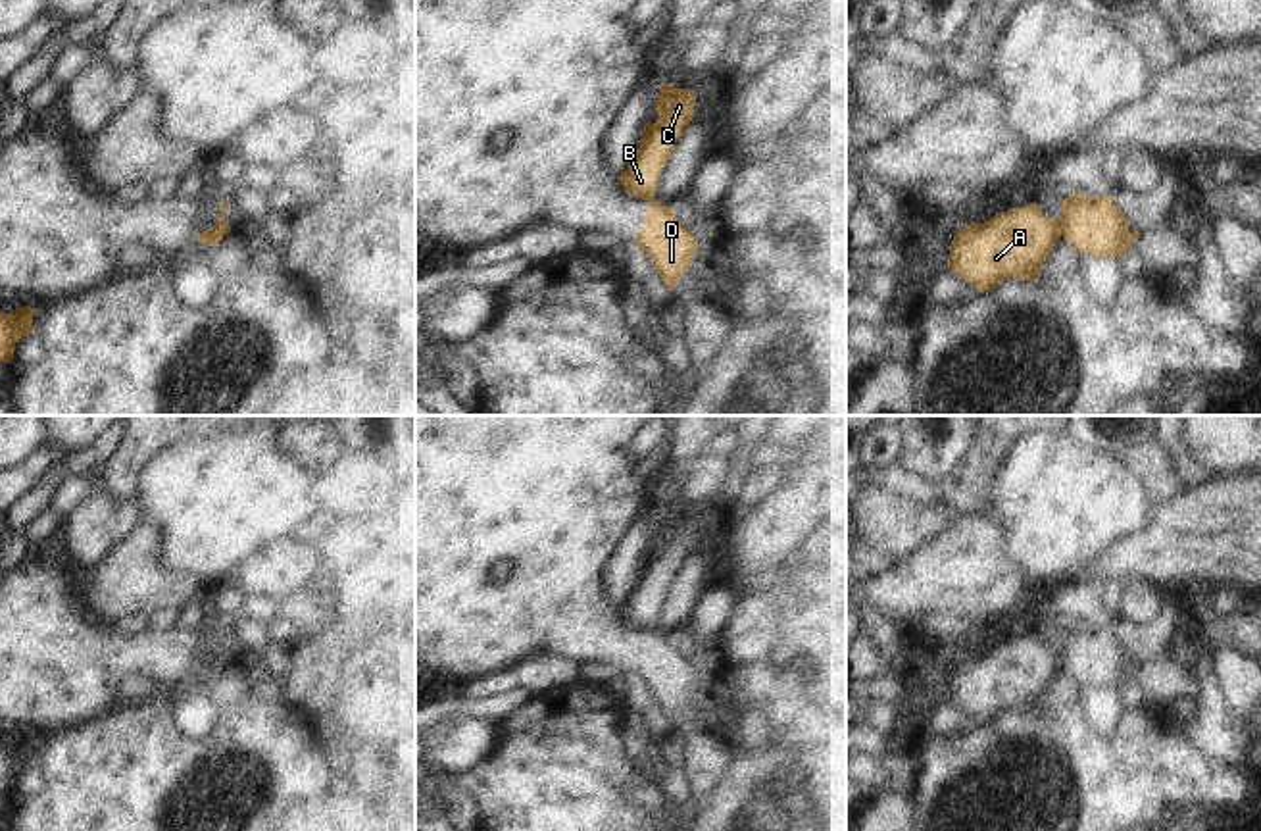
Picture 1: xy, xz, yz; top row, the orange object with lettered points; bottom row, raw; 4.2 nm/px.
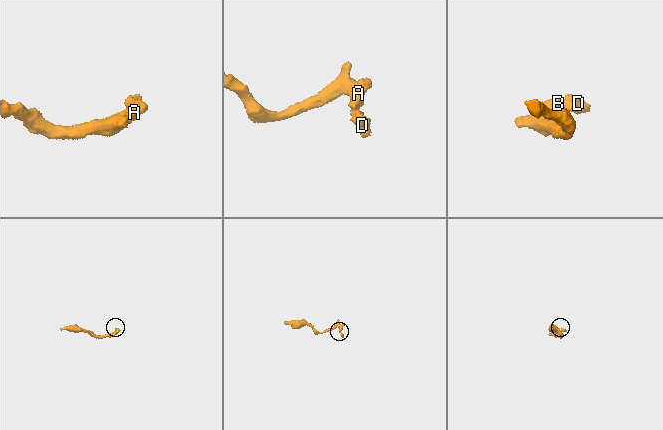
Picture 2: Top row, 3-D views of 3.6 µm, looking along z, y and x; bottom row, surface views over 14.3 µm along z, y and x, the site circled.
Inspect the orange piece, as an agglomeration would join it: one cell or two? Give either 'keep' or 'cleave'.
cleave

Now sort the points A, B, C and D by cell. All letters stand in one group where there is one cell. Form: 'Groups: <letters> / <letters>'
Groups: A B C / D

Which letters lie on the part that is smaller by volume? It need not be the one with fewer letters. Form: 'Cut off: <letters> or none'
Cut off: D

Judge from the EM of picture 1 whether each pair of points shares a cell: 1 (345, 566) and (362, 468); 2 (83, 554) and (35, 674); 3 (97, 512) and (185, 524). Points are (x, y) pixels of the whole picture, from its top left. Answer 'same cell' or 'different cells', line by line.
1: same cell
2: different cells
3: different cells

